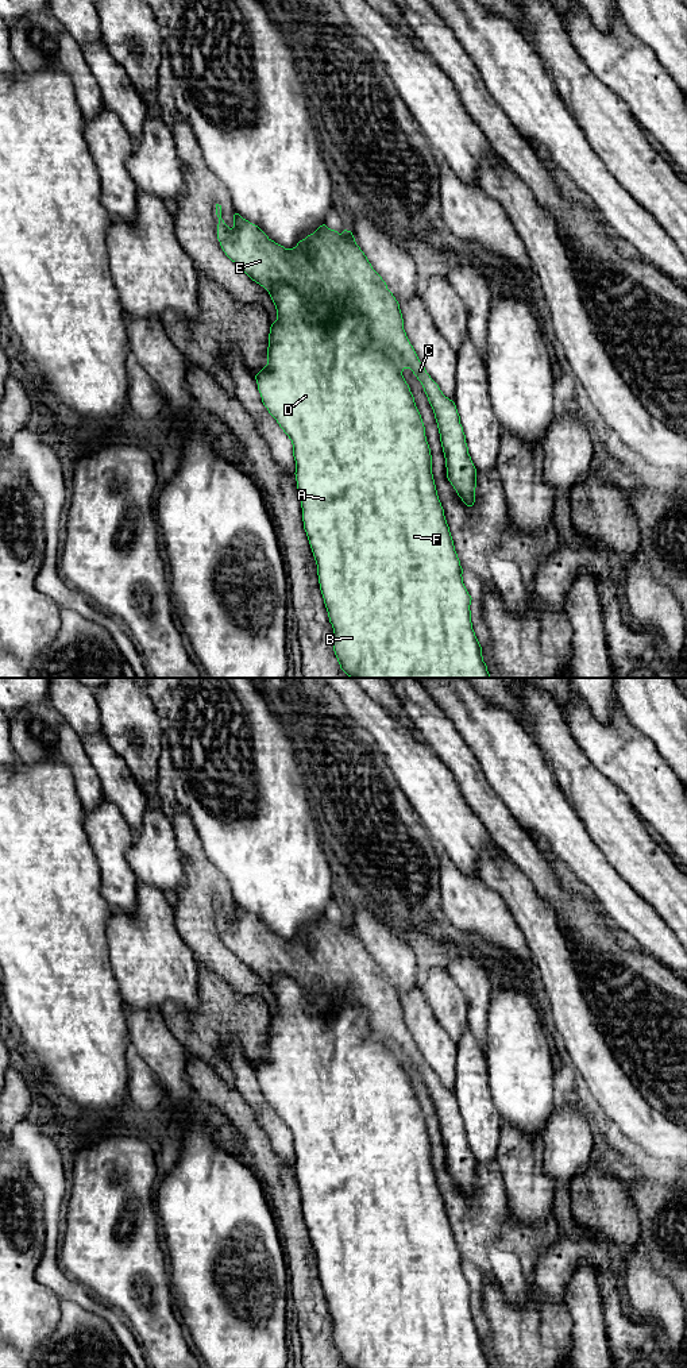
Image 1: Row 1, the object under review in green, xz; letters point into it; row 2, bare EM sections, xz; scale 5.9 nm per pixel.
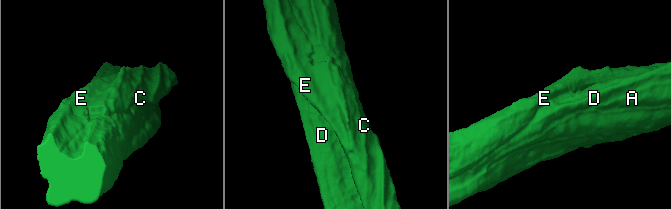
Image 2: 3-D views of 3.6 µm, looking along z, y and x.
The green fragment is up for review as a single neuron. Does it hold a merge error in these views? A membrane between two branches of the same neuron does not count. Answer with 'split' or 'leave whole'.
split

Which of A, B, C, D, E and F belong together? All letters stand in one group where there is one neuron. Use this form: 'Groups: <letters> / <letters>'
Groups: A B D F / C E

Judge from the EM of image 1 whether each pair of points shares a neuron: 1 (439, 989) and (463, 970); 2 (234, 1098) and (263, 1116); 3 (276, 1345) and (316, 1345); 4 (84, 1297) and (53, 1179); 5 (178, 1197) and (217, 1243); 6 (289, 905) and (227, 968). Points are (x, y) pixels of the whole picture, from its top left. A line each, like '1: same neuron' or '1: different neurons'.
1: different neurons
2: different neurons
3: different neurons
4: same neuron
5: same neuron
6: different neurons

